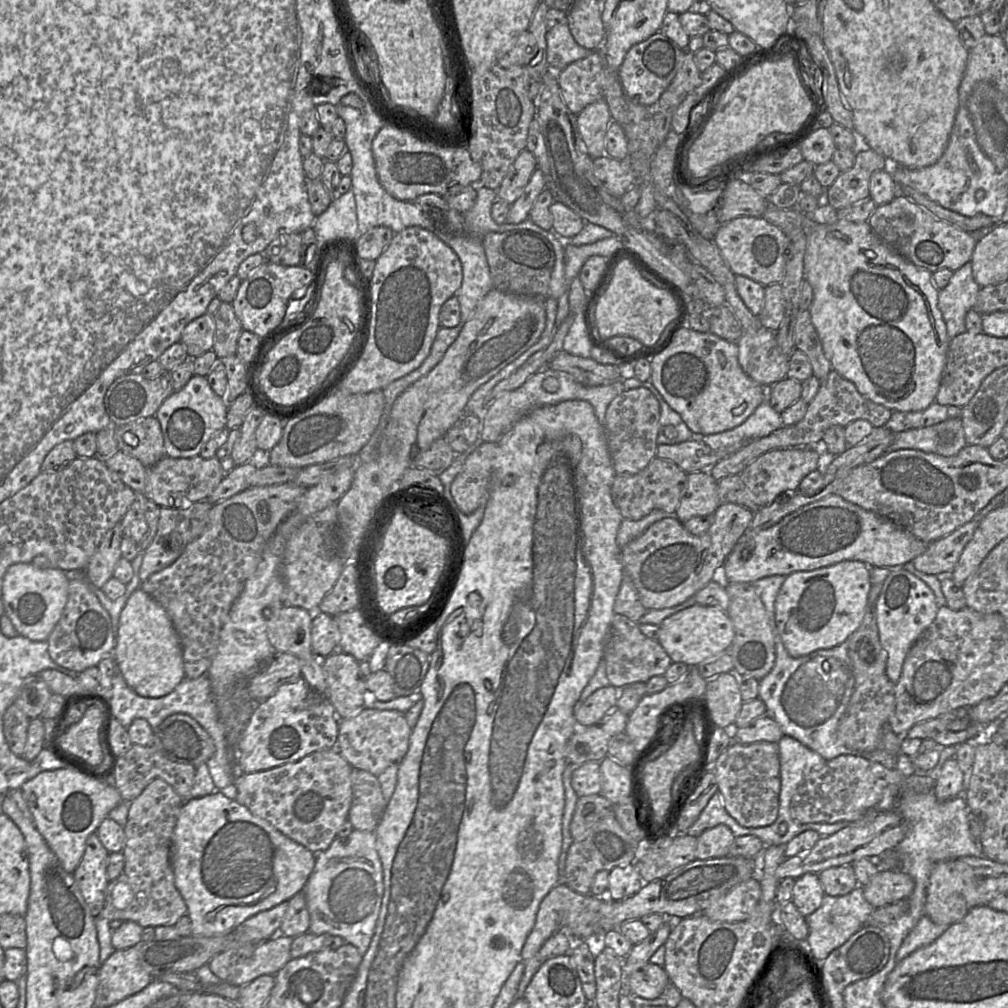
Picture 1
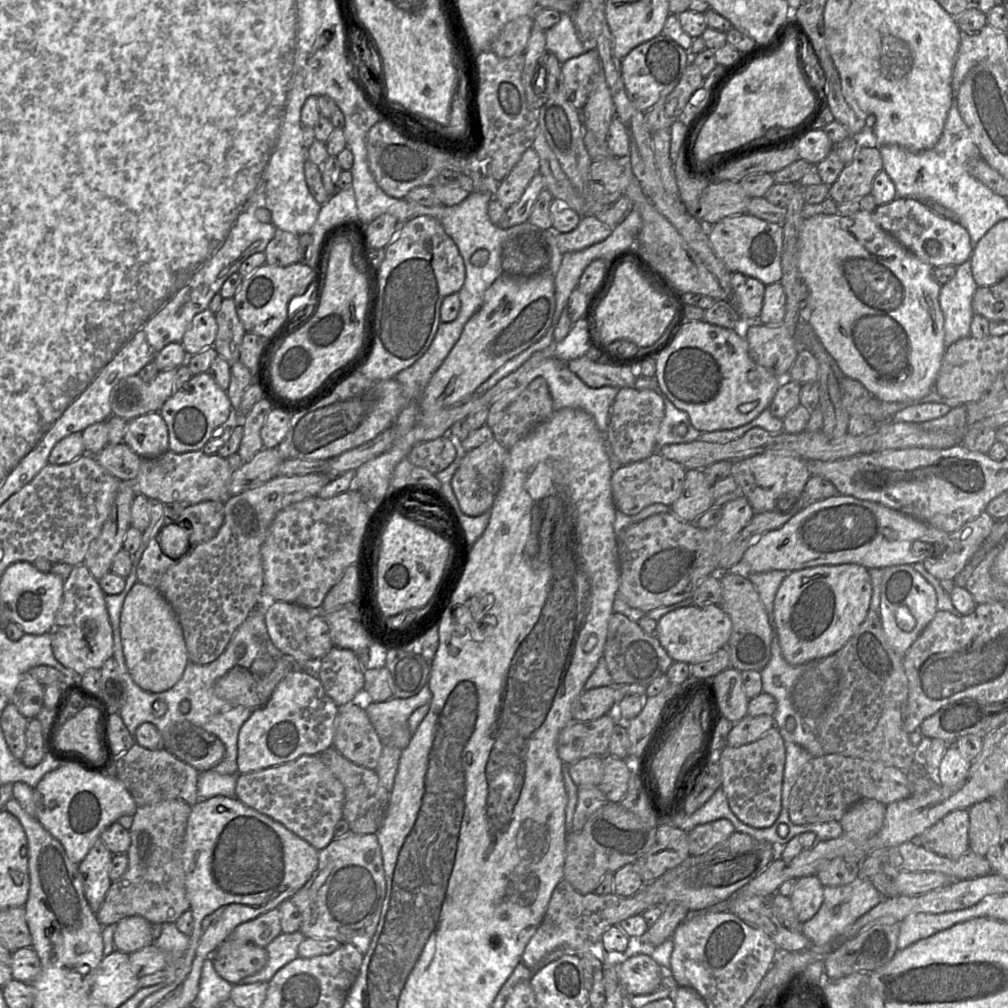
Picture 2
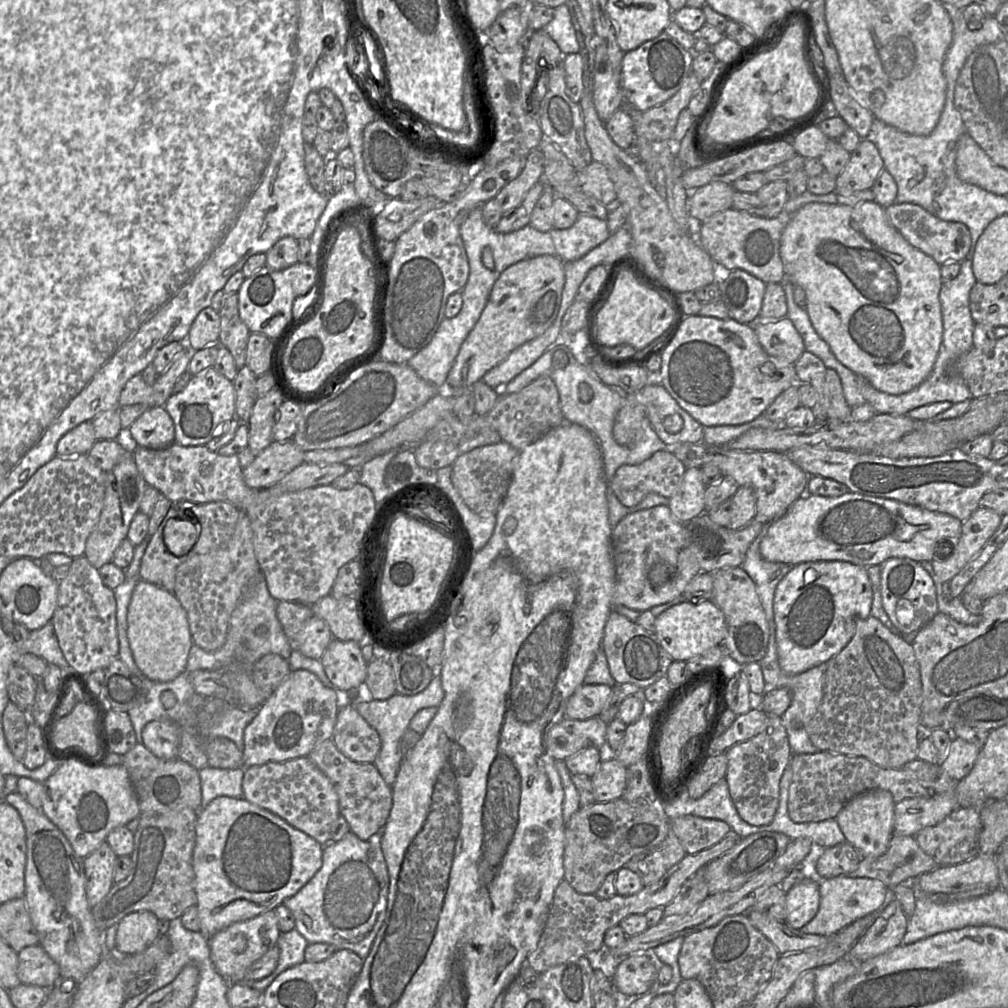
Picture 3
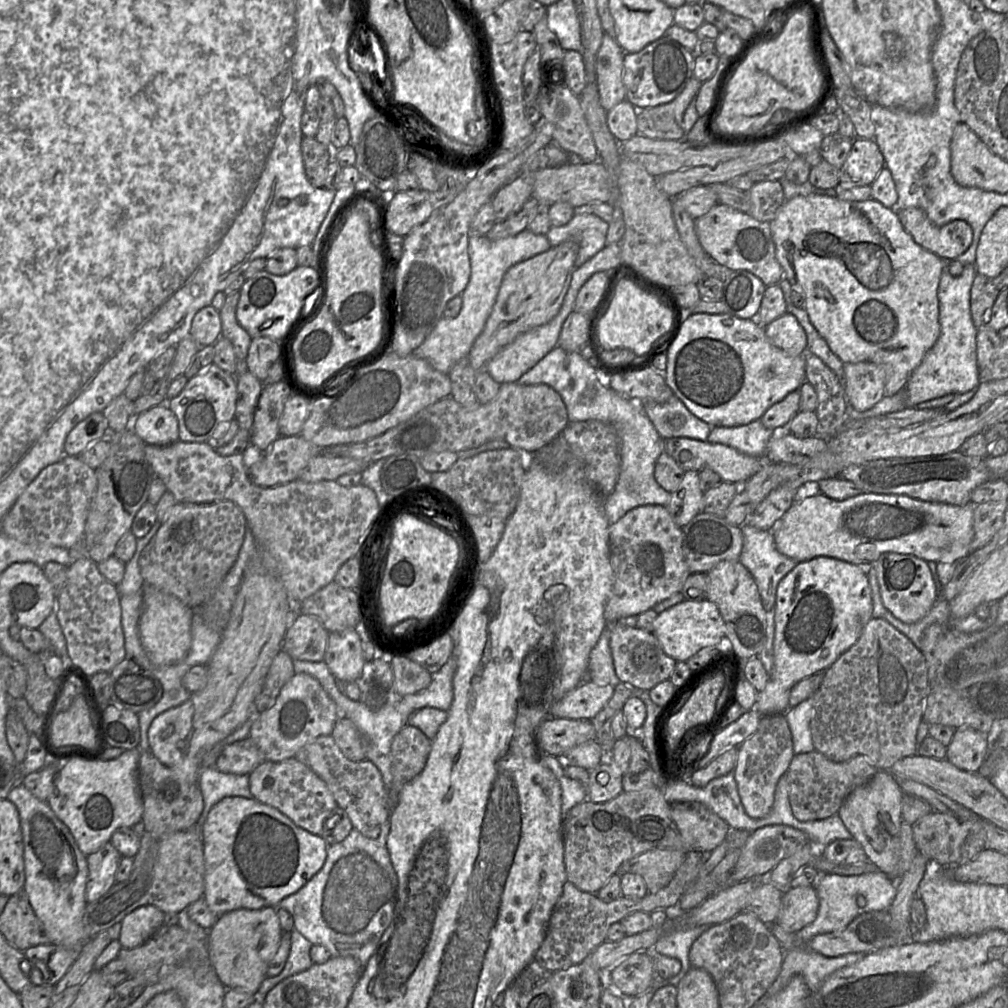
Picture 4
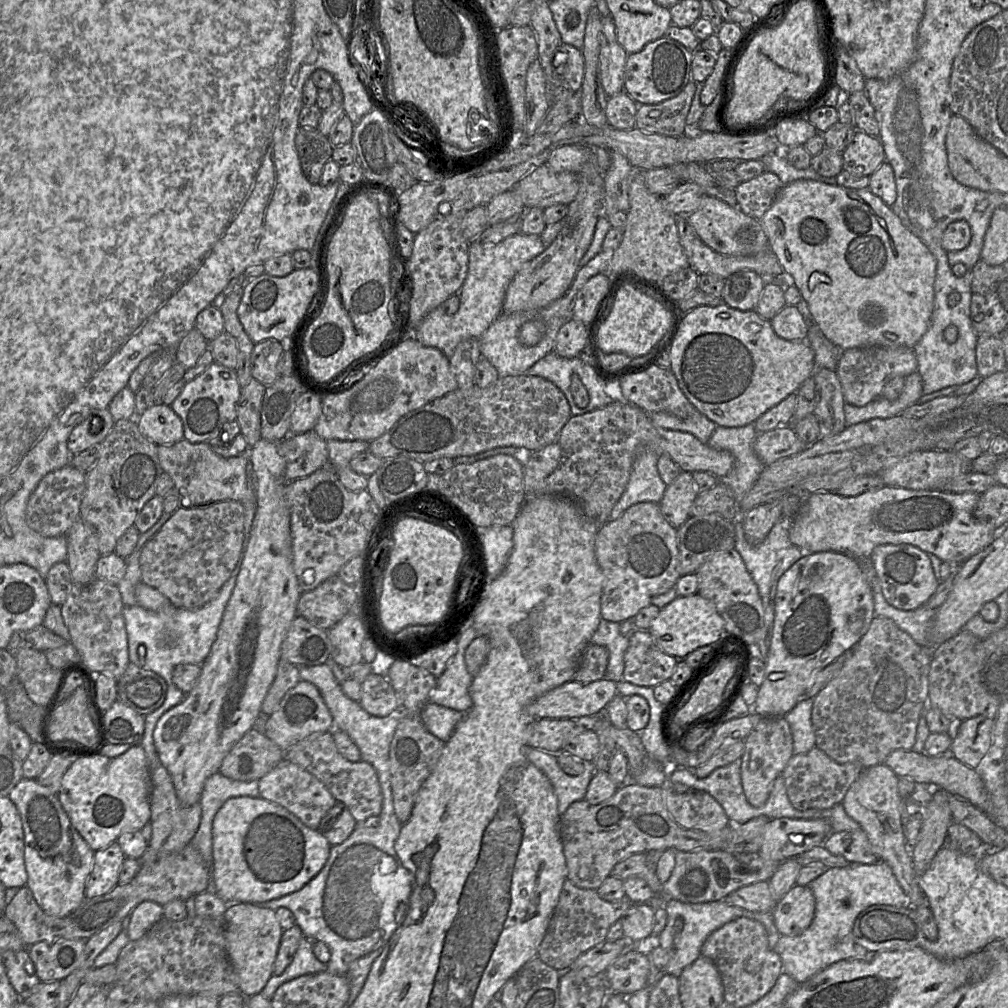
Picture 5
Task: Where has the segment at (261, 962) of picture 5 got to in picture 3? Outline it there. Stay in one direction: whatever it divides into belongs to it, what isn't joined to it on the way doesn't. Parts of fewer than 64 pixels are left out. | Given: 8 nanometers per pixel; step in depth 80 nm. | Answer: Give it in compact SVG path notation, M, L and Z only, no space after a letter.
M275 910L235 922L209 939L210 958L215 969L231 983L246 982L246 970L277 944L281 932Z

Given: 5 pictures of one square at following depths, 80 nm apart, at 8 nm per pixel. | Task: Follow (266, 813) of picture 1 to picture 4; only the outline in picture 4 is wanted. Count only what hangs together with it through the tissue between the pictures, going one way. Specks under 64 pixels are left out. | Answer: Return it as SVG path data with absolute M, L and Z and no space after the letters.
M295 757L281 761L264 761L248 774L252 797L275 807L297 826L321 835L325 819L337 807L337 803L325 782L307 765Z

